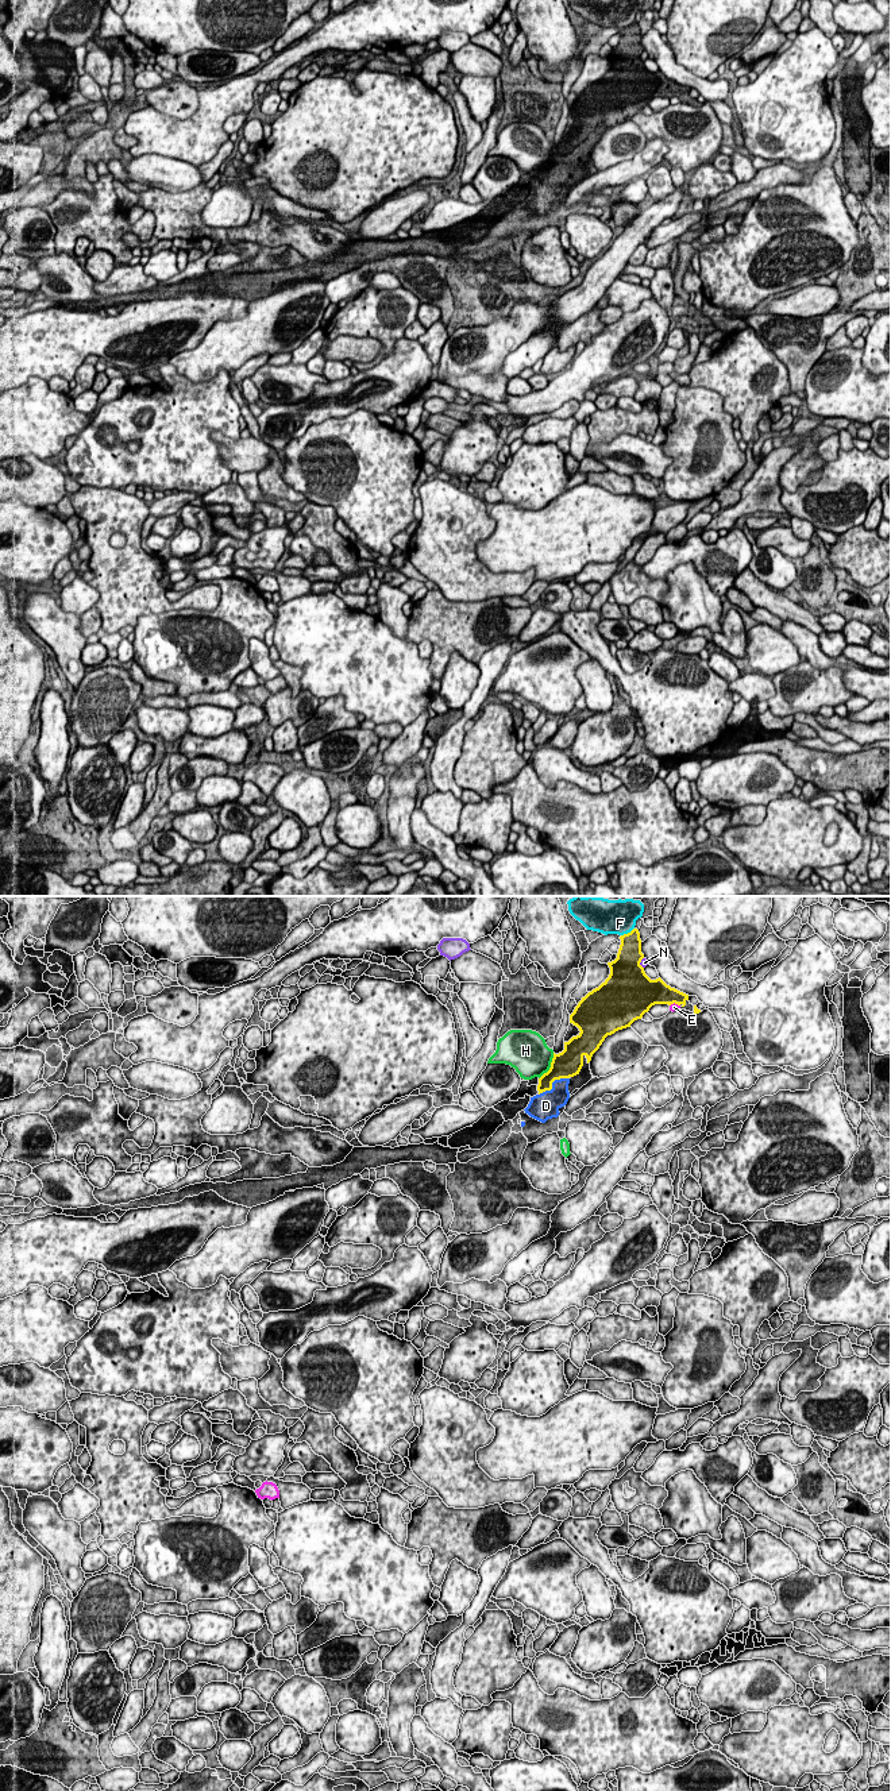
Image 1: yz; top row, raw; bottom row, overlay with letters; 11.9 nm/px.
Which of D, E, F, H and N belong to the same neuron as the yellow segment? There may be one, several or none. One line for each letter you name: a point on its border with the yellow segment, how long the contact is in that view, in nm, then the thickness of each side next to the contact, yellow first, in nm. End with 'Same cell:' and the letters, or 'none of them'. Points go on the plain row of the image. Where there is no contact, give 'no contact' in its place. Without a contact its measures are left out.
D: meets yellow in yz at (551, 177); contact 420 nm long; 280 nm thick on the yellow side, 300 nm on the other
Same cell: D

